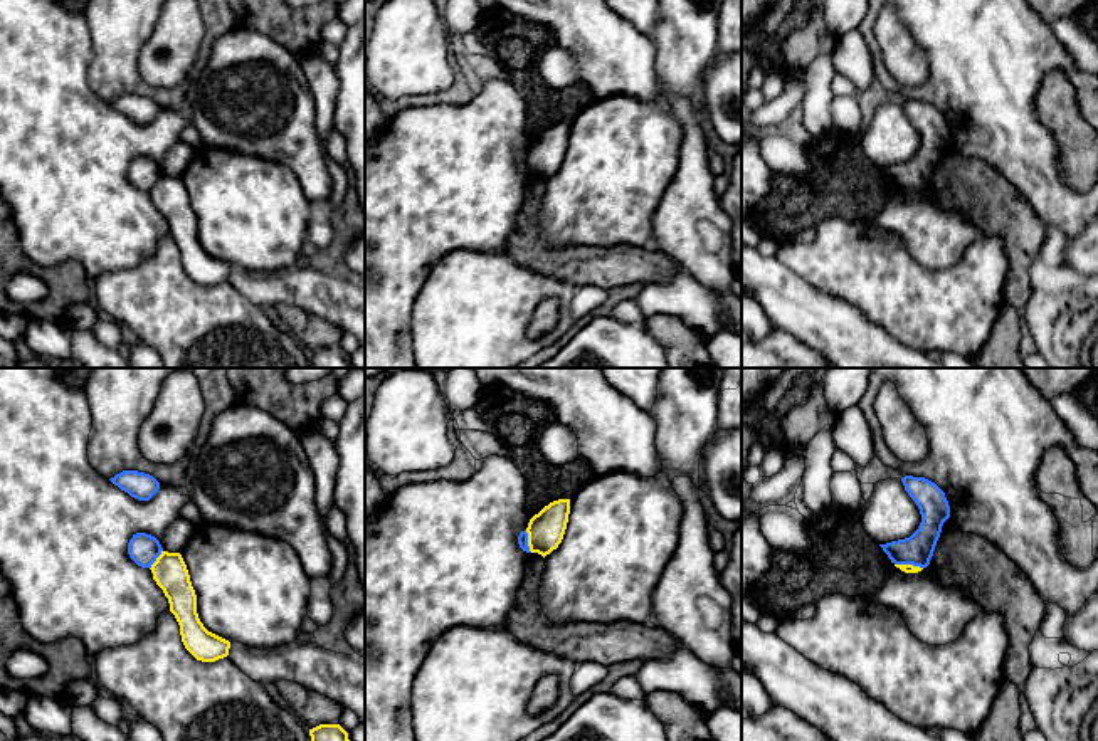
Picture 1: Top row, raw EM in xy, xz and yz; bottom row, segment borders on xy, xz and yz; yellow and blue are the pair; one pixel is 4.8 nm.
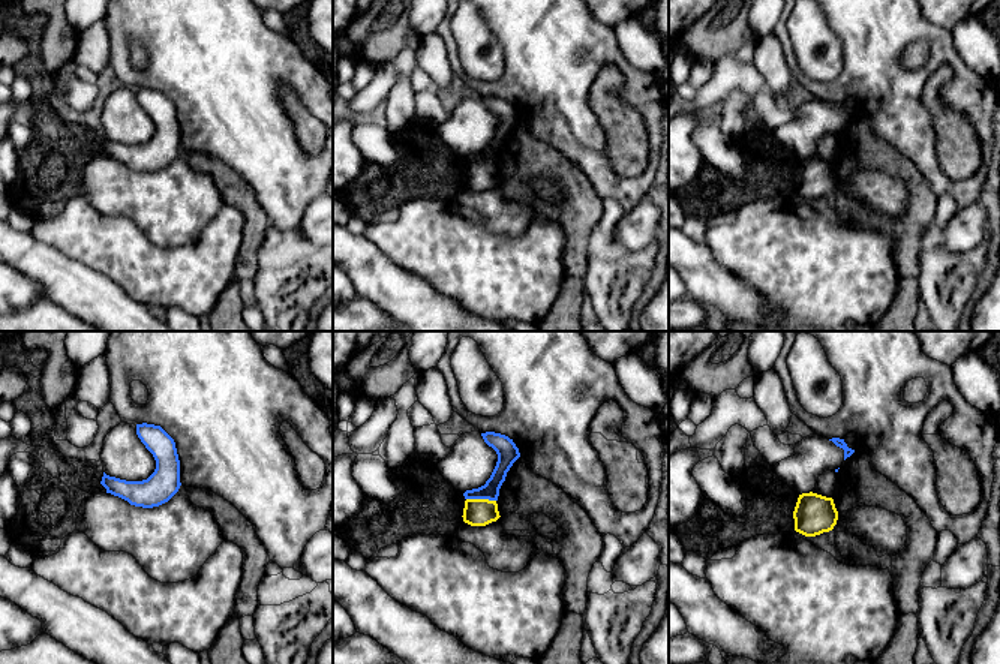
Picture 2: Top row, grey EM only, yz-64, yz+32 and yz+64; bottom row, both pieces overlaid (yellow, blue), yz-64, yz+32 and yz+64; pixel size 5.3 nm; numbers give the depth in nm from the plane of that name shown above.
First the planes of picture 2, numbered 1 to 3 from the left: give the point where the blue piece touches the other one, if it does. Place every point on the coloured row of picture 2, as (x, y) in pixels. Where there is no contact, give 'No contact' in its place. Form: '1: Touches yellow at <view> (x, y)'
1: No contact
2: Touches yellow at yz+32 (482, 499)
3: No contact

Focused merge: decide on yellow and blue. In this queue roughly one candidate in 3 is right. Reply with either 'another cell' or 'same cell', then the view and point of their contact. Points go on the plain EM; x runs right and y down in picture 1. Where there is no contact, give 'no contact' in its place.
another cell; contact xz (528, 165)

